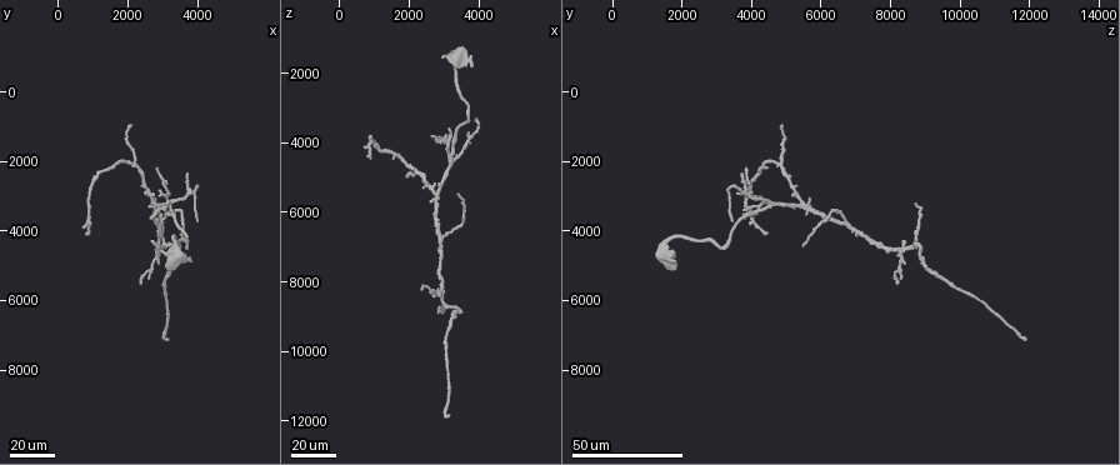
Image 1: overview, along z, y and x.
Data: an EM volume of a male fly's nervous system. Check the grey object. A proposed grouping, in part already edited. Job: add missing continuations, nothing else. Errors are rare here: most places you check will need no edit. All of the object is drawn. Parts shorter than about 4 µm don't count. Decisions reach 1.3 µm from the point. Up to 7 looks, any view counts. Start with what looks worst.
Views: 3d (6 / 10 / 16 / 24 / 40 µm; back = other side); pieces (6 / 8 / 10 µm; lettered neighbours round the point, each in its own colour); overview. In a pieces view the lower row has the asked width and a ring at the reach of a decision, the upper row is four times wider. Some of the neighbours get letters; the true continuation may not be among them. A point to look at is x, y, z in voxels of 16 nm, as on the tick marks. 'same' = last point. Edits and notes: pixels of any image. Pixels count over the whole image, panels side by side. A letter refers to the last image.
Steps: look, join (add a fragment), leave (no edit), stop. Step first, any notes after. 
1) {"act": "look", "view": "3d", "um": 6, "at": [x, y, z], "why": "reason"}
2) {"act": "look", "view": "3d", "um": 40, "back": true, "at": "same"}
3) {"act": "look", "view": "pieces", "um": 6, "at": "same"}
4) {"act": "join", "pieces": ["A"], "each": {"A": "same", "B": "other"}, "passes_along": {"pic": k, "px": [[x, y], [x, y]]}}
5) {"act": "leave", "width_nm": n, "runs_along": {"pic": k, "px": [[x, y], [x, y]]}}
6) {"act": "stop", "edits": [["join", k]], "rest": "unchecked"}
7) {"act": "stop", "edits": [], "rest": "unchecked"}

{"act": "look", "view": "3d", "um": 24, "at": [3400, 4500, 5500], "why": "long arm stops here"}

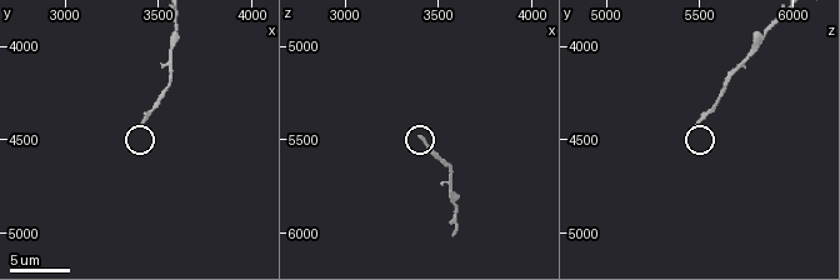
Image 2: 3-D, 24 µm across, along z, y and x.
{"act": "look", "view": "3d", "um": 10, "at": [3400, 4420, 5480]}

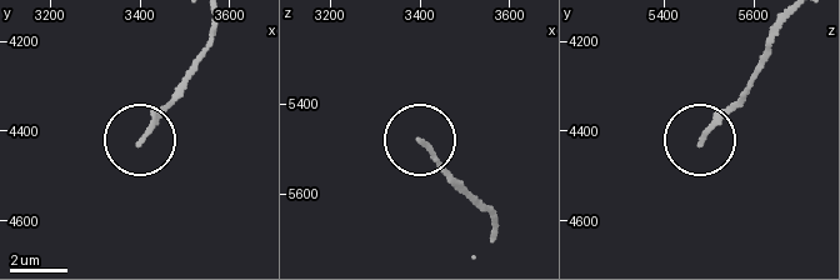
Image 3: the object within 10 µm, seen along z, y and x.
{"act": "look", "view": "pieces", "um": 6, "at": [3400, 4425, 5480]}

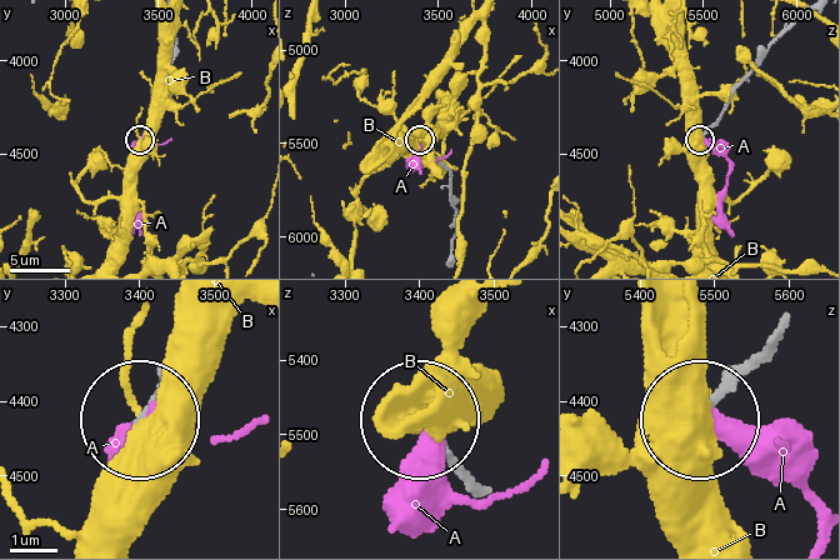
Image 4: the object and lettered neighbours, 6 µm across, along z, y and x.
{"act": "leave", "each": {"A": "other", "B": "other"}, "found": "no lettered fragment goes on from it"}

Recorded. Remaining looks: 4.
{"act": "look", "view": "3d", "um": 40, "at": [3100, 3500, 3700]}

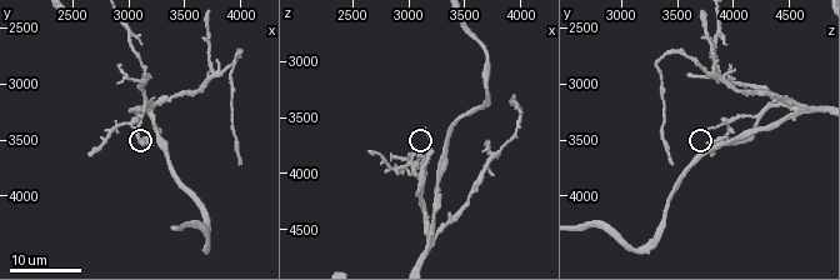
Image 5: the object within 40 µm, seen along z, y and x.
{"act": "look", "view": "pieces", "um": 8, "at": [3180, 3520, 3760], "why": "see the neighbours"}

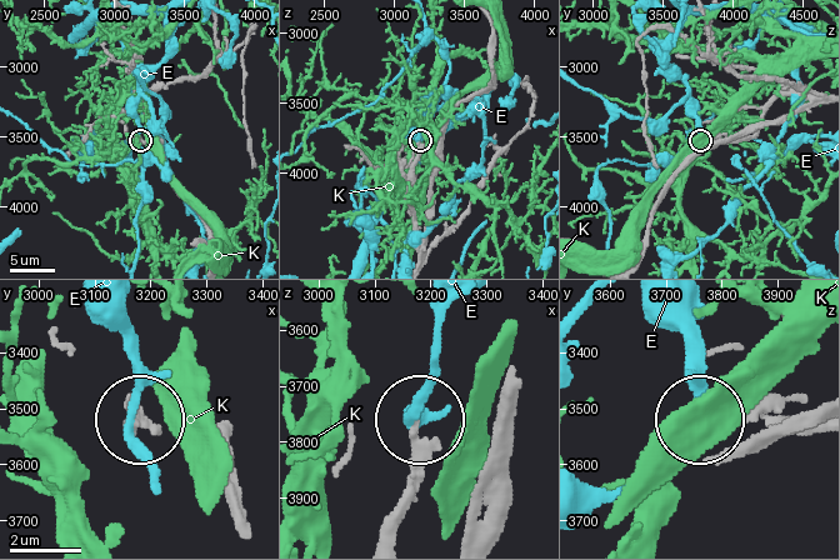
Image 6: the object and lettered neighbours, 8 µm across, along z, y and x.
{"act": "leave", "each": {"E": "other", "K": "other"}, "runs_along": {"pic": 6, "px": [[393, 538], [416, 424]]}, "found": "no lettered fragment goes on from it"}

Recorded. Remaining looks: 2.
{"act": "look", "view": "3d", "um": 40, "at": [2600, 5400, 8300], "why": "tapers out"}

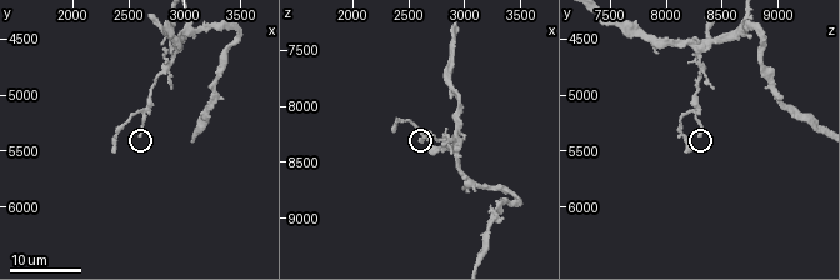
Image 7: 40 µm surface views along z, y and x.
{"act": "look", "view": "pieces", "um": 8, "at": [2600, 5340, 8300]}

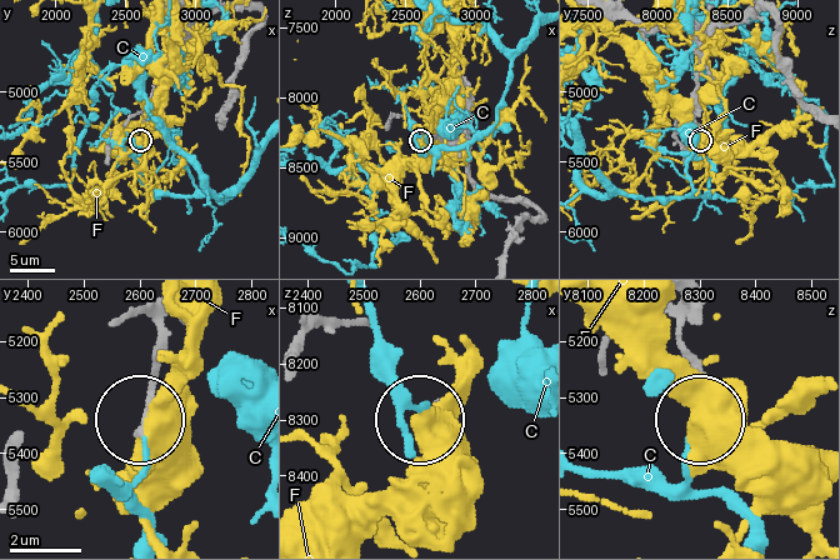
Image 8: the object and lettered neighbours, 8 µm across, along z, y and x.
{"act": "leave", "width_nm": 170, "each": {"C": "other", "F": "other"}, "found": "none of them fits"}

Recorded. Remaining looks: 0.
{"act": "stop", "edits": [], "rest": "unchecked"}

